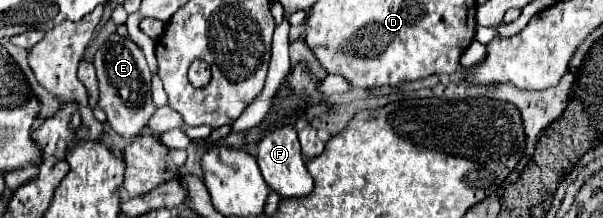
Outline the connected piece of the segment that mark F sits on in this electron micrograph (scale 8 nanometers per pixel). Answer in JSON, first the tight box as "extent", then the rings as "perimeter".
{"extent":[258,125,314,197],"perimeter":[[[280,125],[272,131],[268,131],[260,141],[258,141],[258,165],[264,175],[264,181],[272,191],[276,191],[280,197],[304,197],[314,189],[312,175],[306,169],[304,157],[300,153],[300,143],[298,143],[298,133],[294,125]]]}

